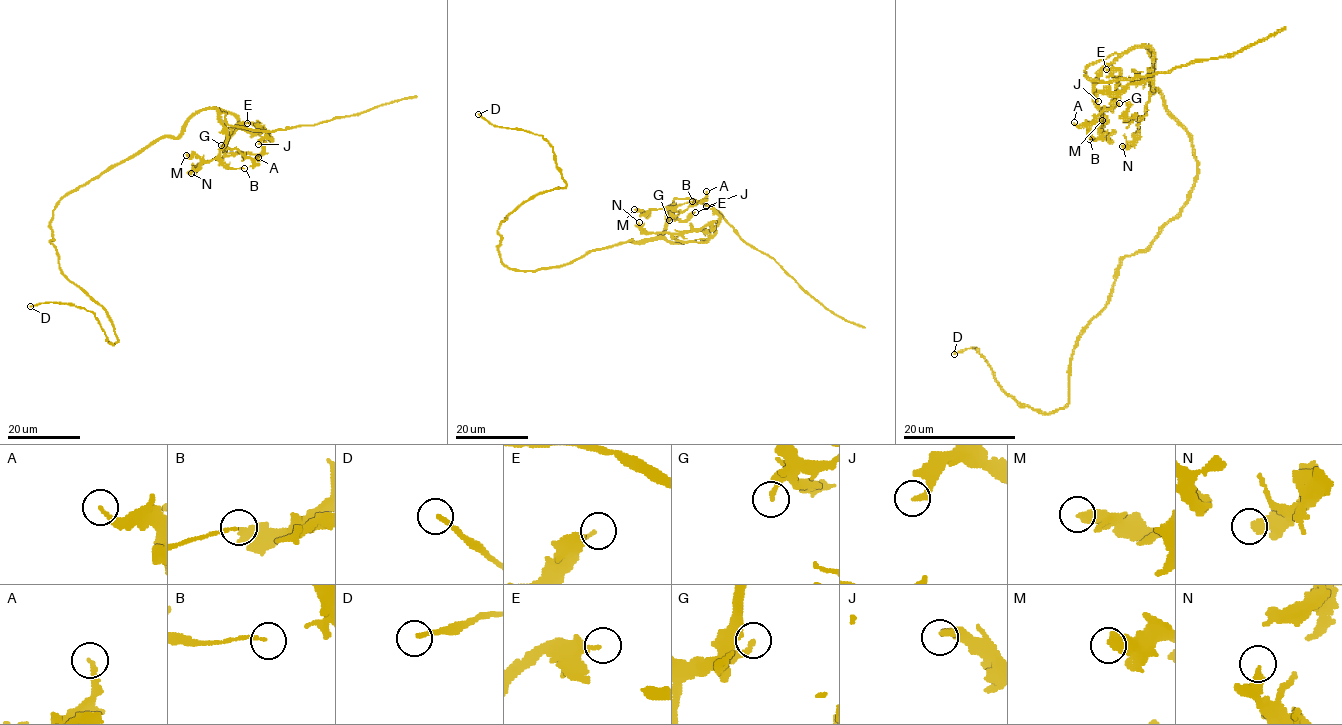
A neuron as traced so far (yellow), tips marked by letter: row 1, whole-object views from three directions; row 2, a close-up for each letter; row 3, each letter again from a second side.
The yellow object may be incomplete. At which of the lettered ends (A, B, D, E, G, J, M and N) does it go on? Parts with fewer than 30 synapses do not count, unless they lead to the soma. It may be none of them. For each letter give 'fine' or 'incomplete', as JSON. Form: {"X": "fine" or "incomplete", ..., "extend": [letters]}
{"A": "fine", "B": "fine", "D": "fine", "E": "fine", "G": "fine", "J": "fine", "M": "fine", "N": "fine", "extend": []}

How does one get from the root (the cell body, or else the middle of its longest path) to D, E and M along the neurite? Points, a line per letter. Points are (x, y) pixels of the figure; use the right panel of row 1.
D: (1187, 131), (1196, 182), (1120, 262), (1062, 407), (1019, 405), (973, 347), (954, 354)
E: (1187, 131), (1153, 91), (1144, 46), (1098, 76), (1100, 107), (1110, 105), (1119, 77), (1106, 69)
M: (1187, 131), (1153, 91), (1153, 55), (1144, 46), (1127, 49), (1098, 76), (1093, 104), (1102, 128), (1102, 120)

